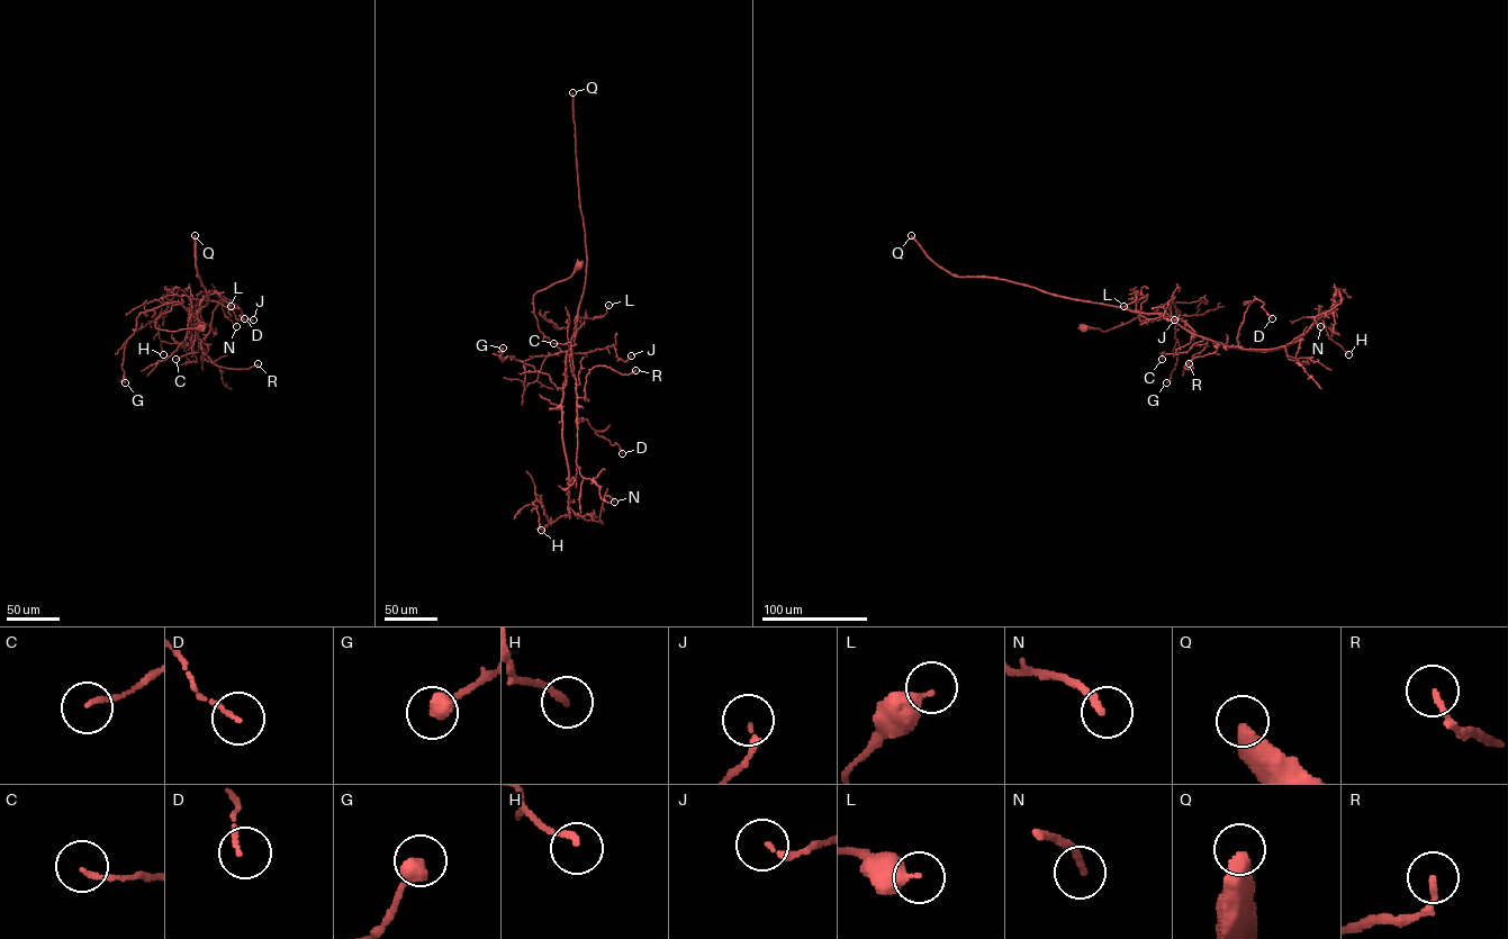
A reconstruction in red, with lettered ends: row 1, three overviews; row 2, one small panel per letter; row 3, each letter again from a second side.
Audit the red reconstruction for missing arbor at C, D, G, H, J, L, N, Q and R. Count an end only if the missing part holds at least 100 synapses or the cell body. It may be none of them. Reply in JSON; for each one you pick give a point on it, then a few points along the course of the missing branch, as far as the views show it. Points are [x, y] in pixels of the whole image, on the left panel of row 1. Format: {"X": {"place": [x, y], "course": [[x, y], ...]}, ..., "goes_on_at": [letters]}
{"Q": {"place": [195, 235], "course": [[195, 235], [192, 211], [209, 188], [236, 169], [259, 168], [240, 169], [215, 147], [226, 110], [215, 122]]}, "goes_on_at": ["Q"]}

